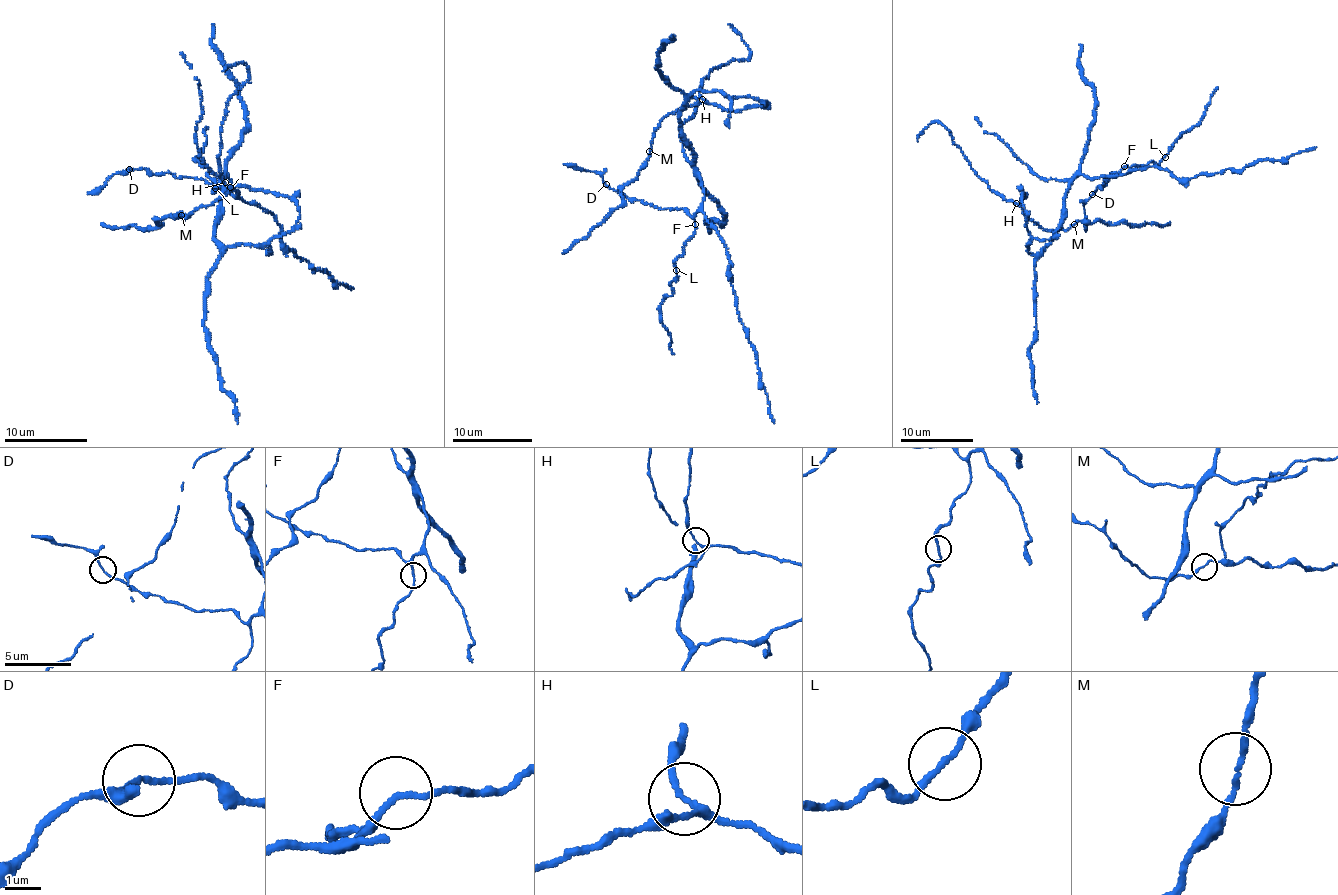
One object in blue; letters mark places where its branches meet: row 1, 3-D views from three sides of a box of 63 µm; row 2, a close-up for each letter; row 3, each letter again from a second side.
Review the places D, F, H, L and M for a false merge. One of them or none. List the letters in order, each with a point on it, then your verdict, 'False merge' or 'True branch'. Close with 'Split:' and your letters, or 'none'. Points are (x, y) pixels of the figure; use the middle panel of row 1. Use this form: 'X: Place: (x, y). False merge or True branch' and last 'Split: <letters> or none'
D: Place: (606, 184). True branch
F: Place: (695, 224). True branch
H: Place: (702, 99). True branch
L: Place: (676, 270). True branch
M: Place: (649, 151). True branch
Split: none

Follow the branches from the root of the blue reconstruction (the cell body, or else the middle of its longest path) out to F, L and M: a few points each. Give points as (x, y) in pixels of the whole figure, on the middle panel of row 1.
F: (687, 101), (679, 116), (704, 194), (694, 216), (695, 224)
L: (687, 101), (679, 116), (683, 135), (699, 172), (704, 199), (695, 213), (695, 231), (677, 258), (676, 270)
M: (687, 101), (697, 90), (704, 90), (768, 104), (727, 111), (703, 102), (676, 109), (662, 119), (650, 151)

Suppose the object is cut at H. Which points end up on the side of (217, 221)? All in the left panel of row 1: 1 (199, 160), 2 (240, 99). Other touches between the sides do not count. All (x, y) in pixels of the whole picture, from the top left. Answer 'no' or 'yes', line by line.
1: yes
2: yes

